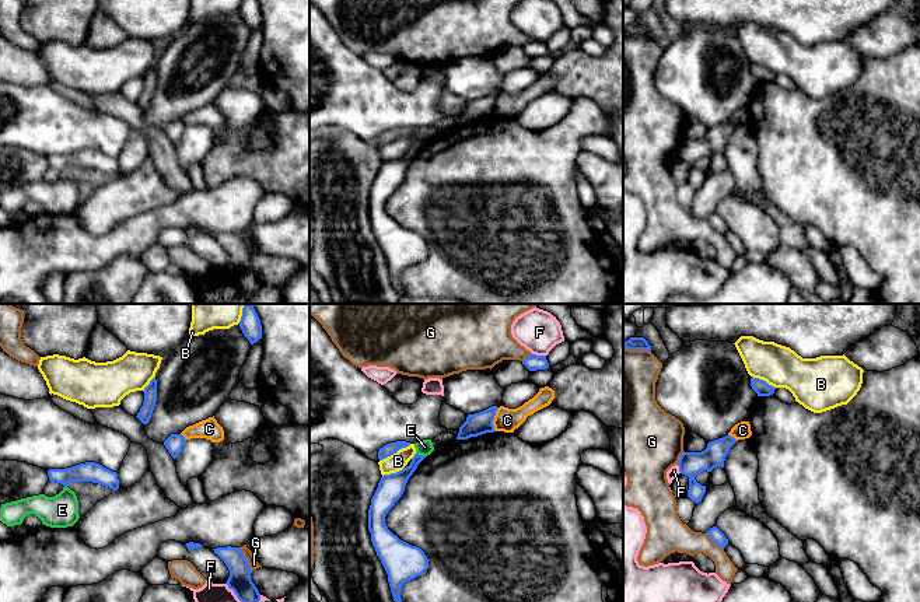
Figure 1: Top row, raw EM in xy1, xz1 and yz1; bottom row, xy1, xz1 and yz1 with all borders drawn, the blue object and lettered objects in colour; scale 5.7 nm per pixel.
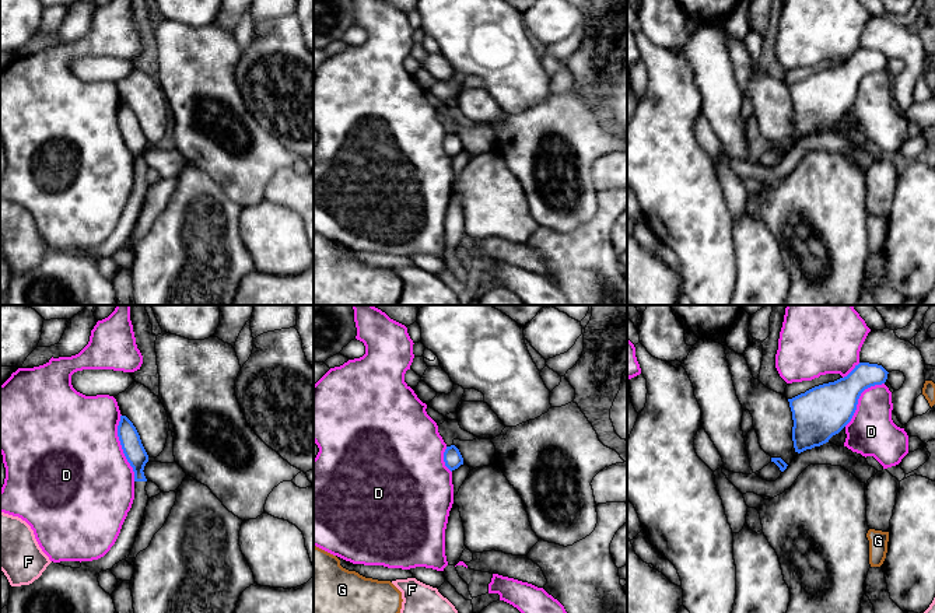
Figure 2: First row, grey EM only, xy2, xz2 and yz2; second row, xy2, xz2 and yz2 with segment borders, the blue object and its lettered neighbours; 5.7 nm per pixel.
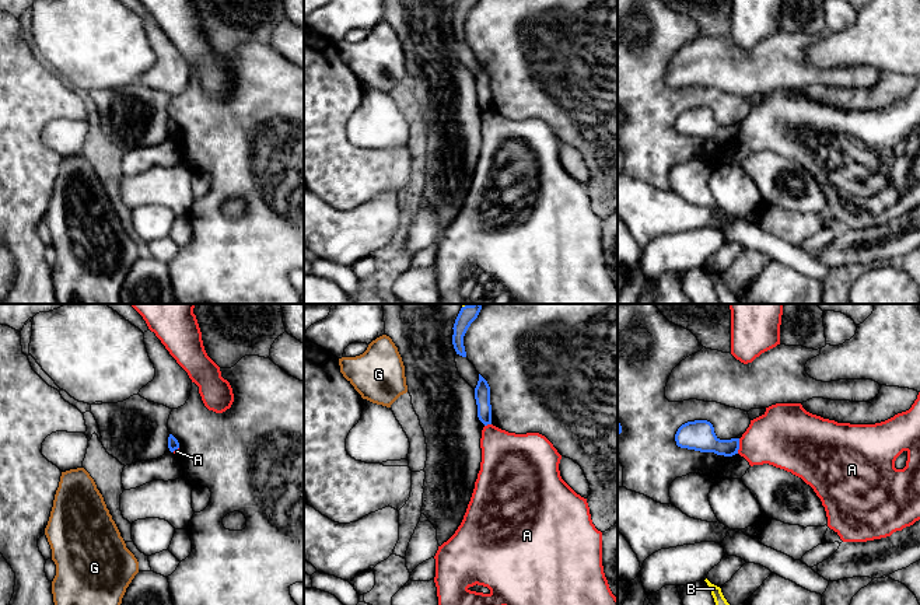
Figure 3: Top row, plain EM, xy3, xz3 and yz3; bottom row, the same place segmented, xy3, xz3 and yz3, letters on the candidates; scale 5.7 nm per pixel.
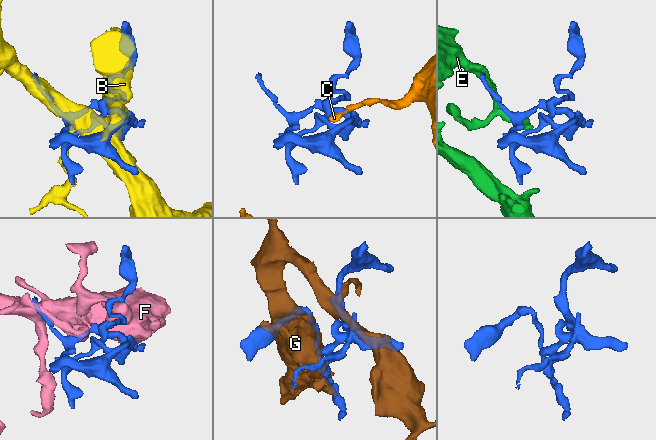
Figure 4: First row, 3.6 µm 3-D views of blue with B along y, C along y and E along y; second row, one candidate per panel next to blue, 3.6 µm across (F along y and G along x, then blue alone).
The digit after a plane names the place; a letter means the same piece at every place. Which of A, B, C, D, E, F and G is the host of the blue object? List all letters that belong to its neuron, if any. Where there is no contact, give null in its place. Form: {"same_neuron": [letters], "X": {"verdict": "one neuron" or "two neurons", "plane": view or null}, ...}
{"same_neuron": [], "A": {"verdict": "two neurons", "plane": "yz3"}, "B": {"verdict": "two neurons", "plane": "xz1"}, "C": {"verdict": "two neurons", "plane": "xz1"}, "D": {"verdict": "two neurons", "plane": "xy2"}, "E": {"verdict": "two neurons", "plane": "xz1"}, "F": {"verdict": "two neurons", "plane": "xz1"}, "G": {"verdict": "two neurons", "plane": "xy1"}}

